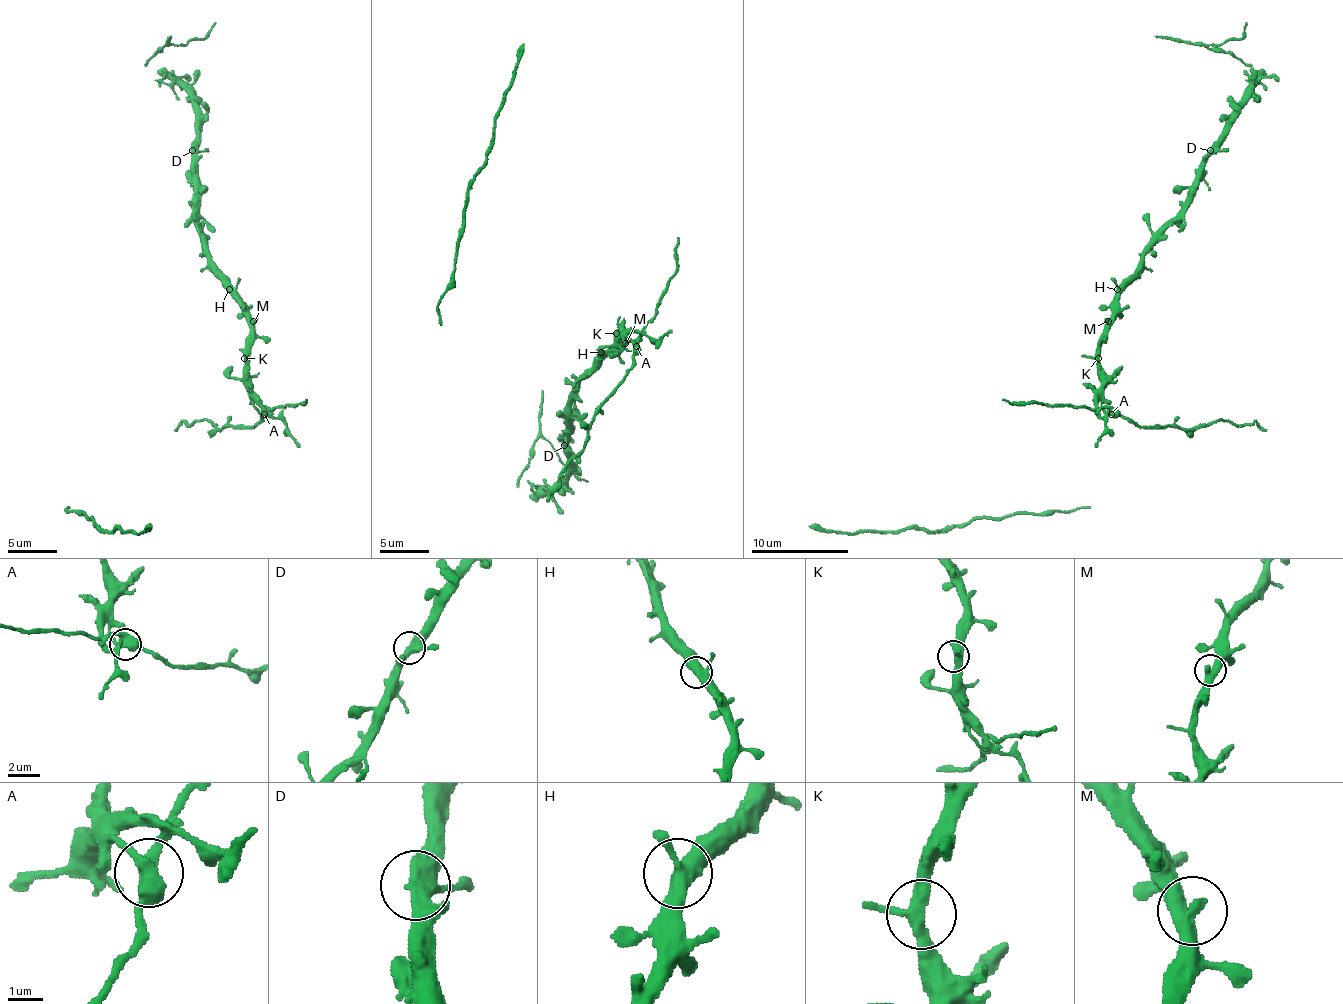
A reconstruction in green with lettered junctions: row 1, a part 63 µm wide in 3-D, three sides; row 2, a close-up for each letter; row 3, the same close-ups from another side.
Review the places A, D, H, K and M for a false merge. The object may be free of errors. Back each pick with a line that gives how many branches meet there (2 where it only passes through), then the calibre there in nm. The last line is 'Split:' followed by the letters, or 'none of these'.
A: branches 3; calibre 420 nm
Split: A

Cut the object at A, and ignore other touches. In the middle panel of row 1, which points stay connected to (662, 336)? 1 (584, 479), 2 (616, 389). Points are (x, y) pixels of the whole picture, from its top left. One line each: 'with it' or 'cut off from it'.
1: with it
2: cut off from it

